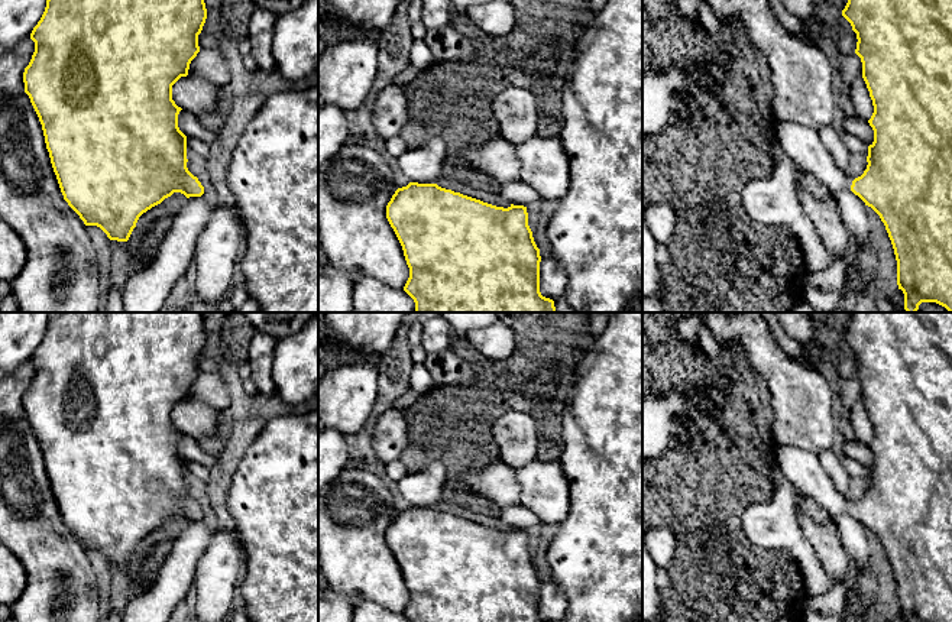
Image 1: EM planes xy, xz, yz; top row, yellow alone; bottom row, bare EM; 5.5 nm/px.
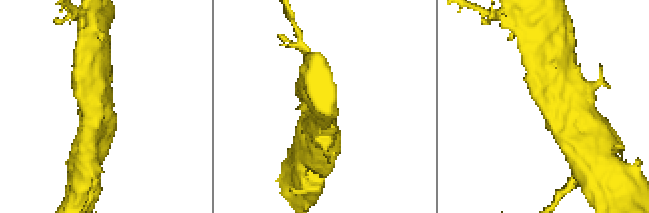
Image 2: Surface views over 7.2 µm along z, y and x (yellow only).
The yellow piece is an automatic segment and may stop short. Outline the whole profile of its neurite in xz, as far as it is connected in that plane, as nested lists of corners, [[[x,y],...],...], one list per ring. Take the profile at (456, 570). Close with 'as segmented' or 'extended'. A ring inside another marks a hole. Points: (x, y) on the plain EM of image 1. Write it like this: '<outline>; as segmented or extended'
[[[409,506],[392,519],[386,542],[409,592],[404,615],[411,622],[545,622],[540,616],[541,580],[528,550],[527,531],[496,531],[437,508]]]; as segmented

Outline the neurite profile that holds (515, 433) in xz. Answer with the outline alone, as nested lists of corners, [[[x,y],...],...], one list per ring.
[[[508,412],[493,425],[499,460],[518,470],[537,460],[540,434],[537,422],[524,412]]]

